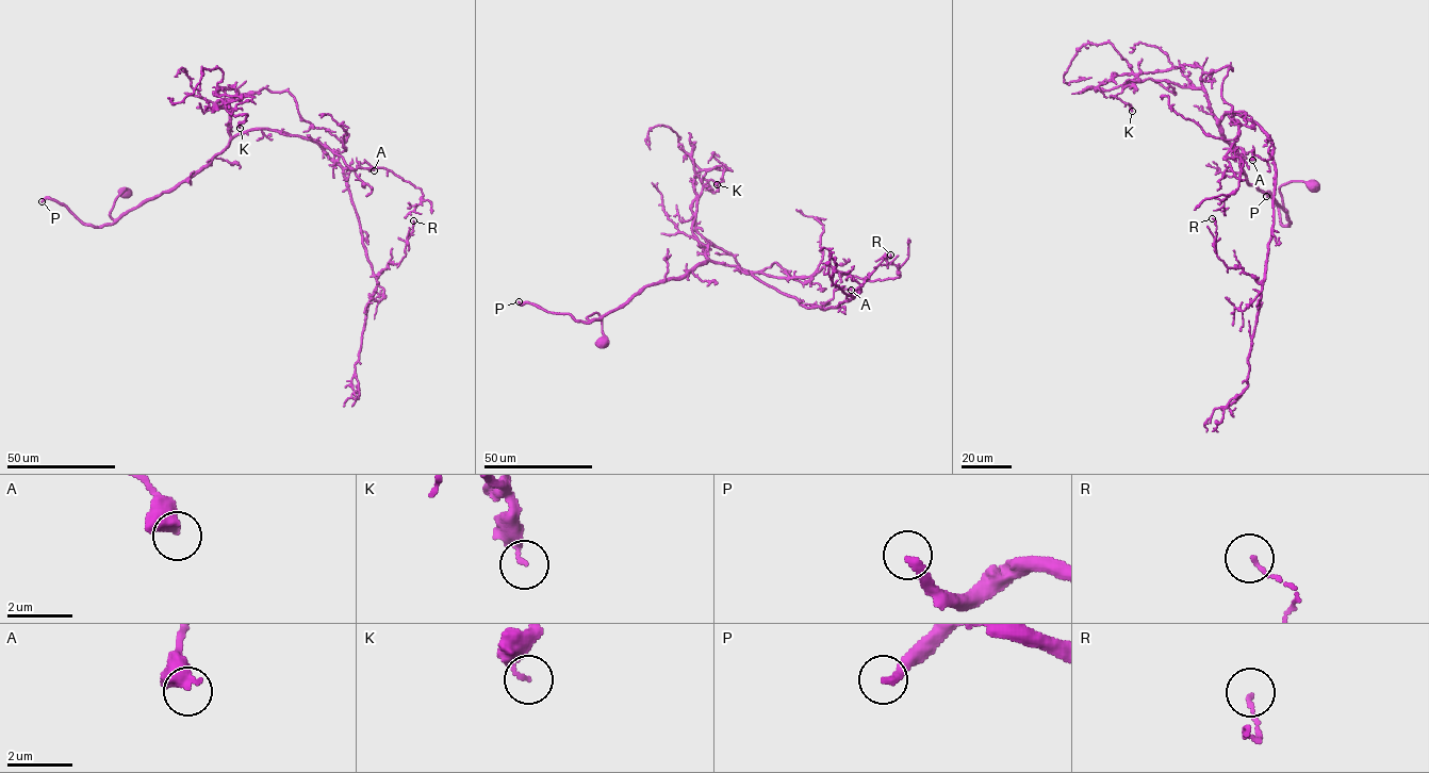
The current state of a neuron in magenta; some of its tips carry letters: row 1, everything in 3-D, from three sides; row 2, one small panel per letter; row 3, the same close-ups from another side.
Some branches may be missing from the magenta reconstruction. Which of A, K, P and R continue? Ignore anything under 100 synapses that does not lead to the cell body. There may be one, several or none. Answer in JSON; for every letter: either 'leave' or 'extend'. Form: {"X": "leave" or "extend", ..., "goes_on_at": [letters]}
{"A": "leave", "K": "leave", "P": "extend", "R": "leave", "goes_on_at": ["P"]}

